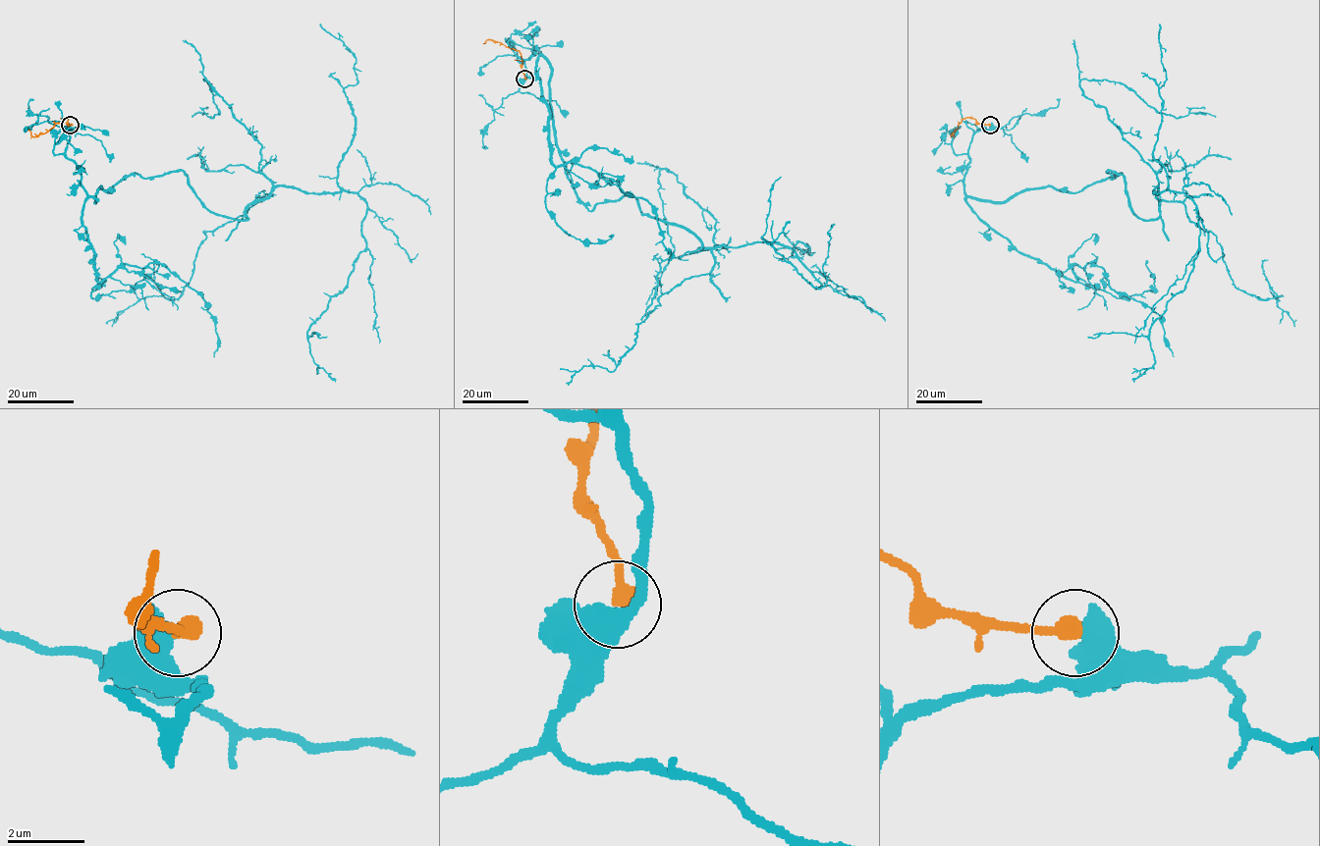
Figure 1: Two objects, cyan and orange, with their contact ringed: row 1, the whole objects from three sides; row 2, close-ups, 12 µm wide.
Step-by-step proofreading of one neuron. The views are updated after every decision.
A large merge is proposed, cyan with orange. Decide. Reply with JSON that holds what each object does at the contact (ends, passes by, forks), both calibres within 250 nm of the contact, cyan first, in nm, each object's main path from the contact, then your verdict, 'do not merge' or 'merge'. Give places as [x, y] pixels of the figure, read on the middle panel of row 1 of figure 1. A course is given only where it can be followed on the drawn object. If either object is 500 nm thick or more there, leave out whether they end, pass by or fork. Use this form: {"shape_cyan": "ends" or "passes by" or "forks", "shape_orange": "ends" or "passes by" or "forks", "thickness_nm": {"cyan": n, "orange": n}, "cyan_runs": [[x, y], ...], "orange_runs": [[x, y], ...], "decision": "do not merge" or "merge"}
{"thickness_nm": {"cyan": 550, "orange": 440}, "cyan_runs": [[524, 79], [538, 53], [589, 210], [634, 197], [699, 248], [788, 245], [820, 289], [761, 237], [781, 177]], "orange_runs": [[524, 79], [521, 53], [499, 42], [489, 40], [483, 43]], "decision": "do not merge"}

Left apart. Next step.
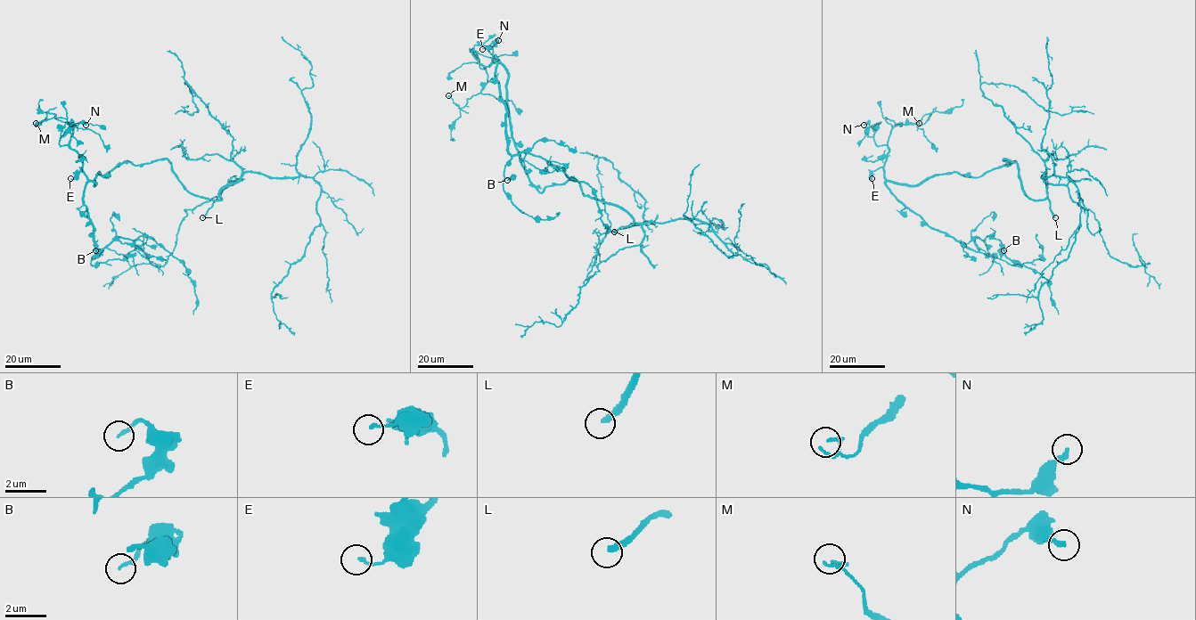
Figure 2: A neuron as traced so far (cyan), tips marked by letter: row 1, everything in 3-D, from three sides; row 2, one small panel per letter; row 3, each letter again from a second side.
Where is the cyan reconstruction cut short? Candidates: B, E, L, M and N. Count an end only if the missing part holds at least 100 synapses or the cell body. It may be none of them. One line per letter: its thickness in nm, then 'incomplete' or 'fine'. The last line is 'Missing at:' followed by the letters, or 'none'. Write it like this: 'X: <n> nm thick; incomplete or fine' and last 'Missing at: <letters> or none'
B: 150 nm thick; fine
E: 150 nm thick; fine
L: 260 nm thick; incomplete
M: 180 nm thick; fine
N: 240 nm thick; fine
Missing at: L

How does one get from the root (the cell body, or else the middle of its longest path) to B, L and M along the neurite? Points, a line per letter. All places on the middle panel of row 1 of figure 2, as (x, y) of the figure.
B: (544, 190), (522, 164), (511, 134), (507, 73), (499, 62), (495, 81), (506, 107), (511, 157), (507, 180)
L: (544, 190), (569, 180), (577, 181), (585, 195), (620, 207), (633, 218), (630, 224), (621, 226), (614, 232)
M: (544, 190), (522, 164), (511, 134), (507, 73), (499, 61), (481, 65), (487, 83), (462, 107), (448, 95)

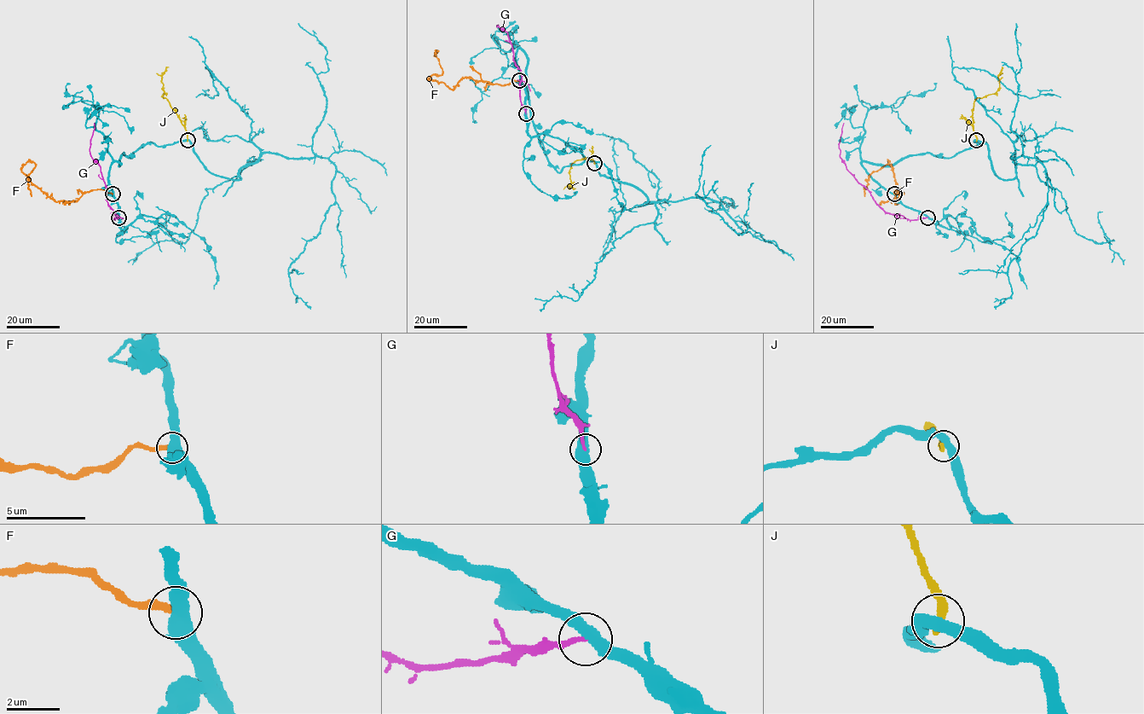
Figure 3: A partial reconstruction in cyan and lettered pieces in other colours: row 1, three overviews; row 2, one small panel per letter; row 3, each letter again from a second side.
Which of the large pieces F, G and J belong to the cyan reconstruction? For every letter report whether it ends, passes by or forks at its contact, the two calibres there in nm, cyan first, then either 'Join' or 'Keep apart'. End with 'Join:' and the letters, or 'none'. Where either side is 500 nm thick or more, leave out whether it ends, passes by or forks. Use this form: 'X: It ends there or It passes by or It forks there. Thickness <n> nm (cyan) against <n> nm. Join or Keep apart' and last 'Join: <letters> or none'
F: It ends there. Thickness 440 nm (cyan) against 280 nm. Keep apart
G: Thickness 500 nm (cyan) against 180 nm. Keep apart
J: It ends there. Thickness 440 nm (cyan) against 280 nm. Keep apart
Join: none

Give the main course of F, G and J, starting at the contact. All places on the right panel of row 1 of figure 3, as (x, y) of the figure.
F: (894, 194), (896, 189), (899, 189), (892, 201), (902, 193), (896, 186), (888, 161), (869, 176), (864, 196)
G: (927, 217), (906, 219), (889, 214), (875, 202), (840, 156), (839, 144), (844, 123)
J: (976, 140), (972, 117), (974, 101), (997, 89), (1002, 67)

